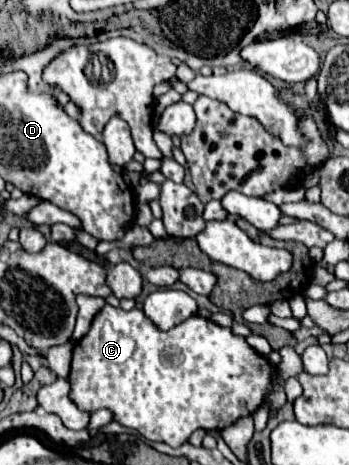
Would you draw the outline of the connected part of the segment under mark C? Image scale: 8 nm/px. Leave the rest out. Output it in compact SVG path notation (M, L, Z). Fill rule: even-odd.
M105 304L95 316L89 334L73 348L67 382L71 386L69 398L79 410L93 414L101 408L107 408L113 414L113 420L121 426L137 430L147 440L165 442L173 448L179 448L199 428L225 430L239 418L253 414L273 392L275 372L277 366L255 352L245 338L233 334L231 328L215 324L213 320L193 316L171 330L161 332L149 322L149 318L145 318L143 310L133 308L131 312L125 312Z

